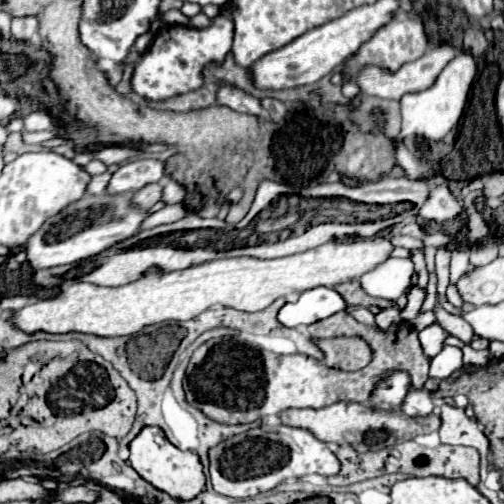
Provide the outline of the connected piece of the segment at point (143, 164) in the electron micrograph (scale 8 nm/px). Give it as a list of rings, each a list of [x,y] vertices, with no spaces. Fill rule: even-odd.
[[[133,159],[113,173],[107,193],[127,193],[127,191],[139,191],[141,187],[161,181],[169,177],[165,163],[157,159]]]

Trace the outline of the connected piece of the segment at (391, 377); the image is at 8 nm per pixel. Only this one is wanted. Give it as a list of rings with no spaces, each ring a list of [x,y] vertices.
[[[389,373],[383,383],[379,383],[371,395],[371,405],[375,409],[389,409],[389,407],[399,407],[407,387],[409,387],[411,377],[407,373]]]

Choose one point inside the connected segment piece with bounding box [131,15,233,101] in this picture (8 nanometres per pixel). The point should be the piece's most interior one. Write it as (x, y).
(173, 65)

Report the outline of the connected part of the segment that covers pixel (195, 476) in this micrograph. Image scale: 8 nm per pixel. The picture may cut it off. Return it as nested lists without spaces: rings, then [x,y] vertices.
[[[145,427],[131,441],[131,445],[129,445],[129,451],[131,451],[129,463],[131,463],[131,467],[141,475],[141,479],[149,481],[155,489],[165,491],[173,499],[179,499],[179,501],[195,499],[205,487],[203,467],[199,463],[199,457],[195,453],[191,453],[191,451],[179,451],[169,441],[165,441],[163,445],[157,445],[155,437],[165,437],[165,435],[163,435],[163,431],[159,427]]]

